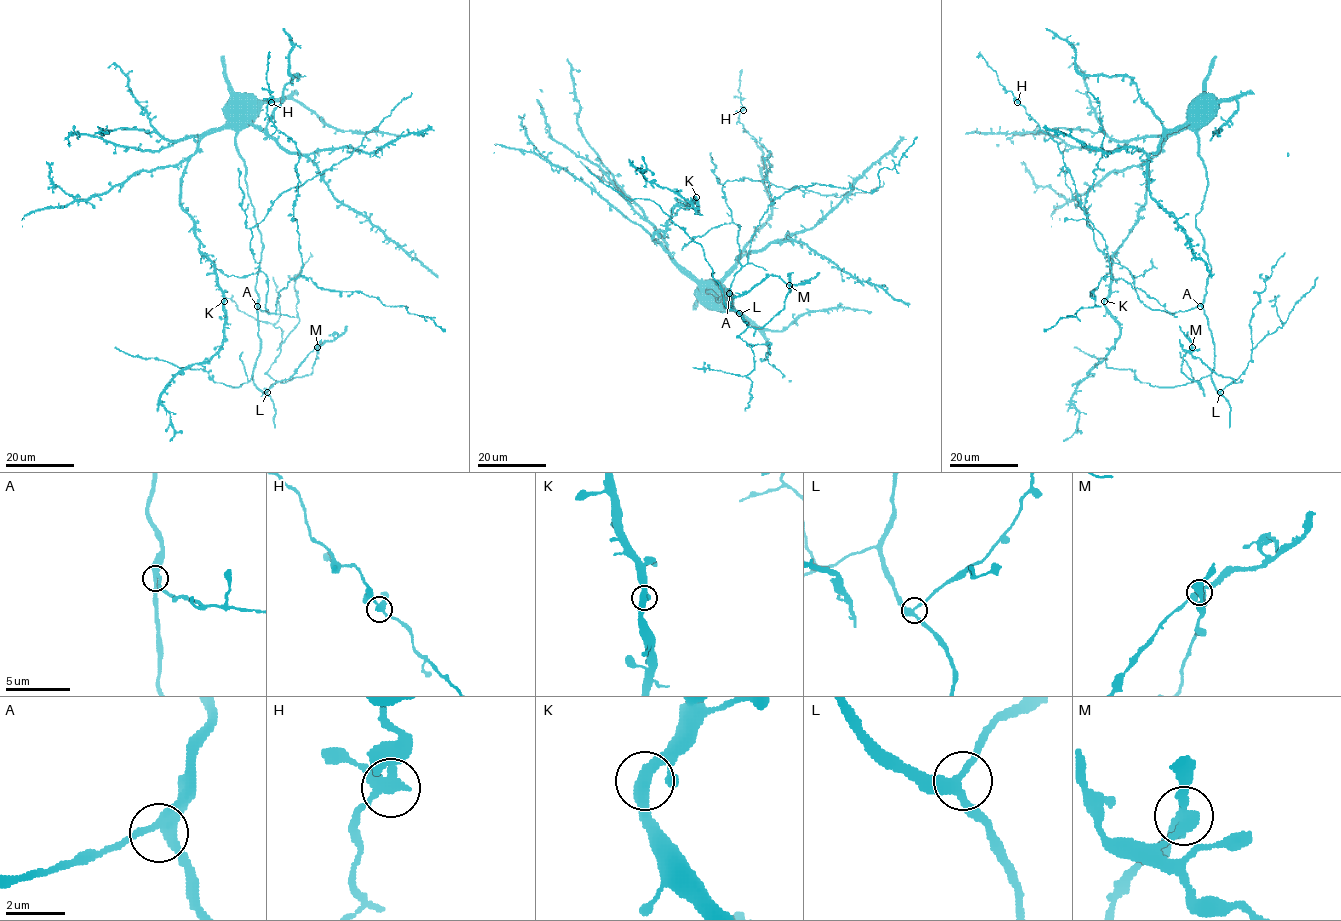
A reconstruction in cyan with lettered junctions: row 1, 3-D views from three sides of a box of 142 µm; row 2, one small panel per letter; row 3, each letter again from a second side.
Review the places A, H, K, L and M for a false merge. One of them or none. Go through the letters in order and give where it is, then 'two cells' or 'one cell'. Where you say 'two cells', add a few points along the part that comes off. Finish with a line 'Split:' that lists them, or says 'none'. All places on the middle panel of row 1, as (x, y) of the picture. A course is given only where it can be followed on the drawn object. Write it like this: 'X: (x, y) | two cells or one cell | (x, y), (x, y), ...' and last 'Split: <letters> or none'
A: (729, 293) | one cell
H: (743, 110) | one cell
K: (696, 197) | one cell
L: (739, 313) | one cell
M: (789, 285) | two cells | (789, 285), (779, 276), (767, 275), (747, 292), (733, 298)
Split: M

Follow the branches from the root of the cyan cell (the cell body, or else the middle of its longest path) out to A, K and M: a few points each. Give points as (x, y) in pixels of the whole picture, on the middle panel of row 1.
A: (723, 296), (728, 288), (734, 297), (731, 304), (727, 299), (731, 297), (729, 293)
K: (723, 296), (717, 300), (653, 239), (665, 229), (665, 223), (675, 206), (693, 203), (696, 197)
M: (723, 296), (728, 288), (733, 306), (725, 305), (760, 328), (784, 308), (789, 285)

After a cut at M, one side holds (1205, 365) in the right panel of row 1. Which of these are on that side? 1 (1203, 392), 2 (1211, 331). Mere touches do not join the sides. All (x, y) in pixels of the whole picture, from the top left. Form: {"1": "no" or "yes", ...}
{"1": "no", "2": "yes"}

